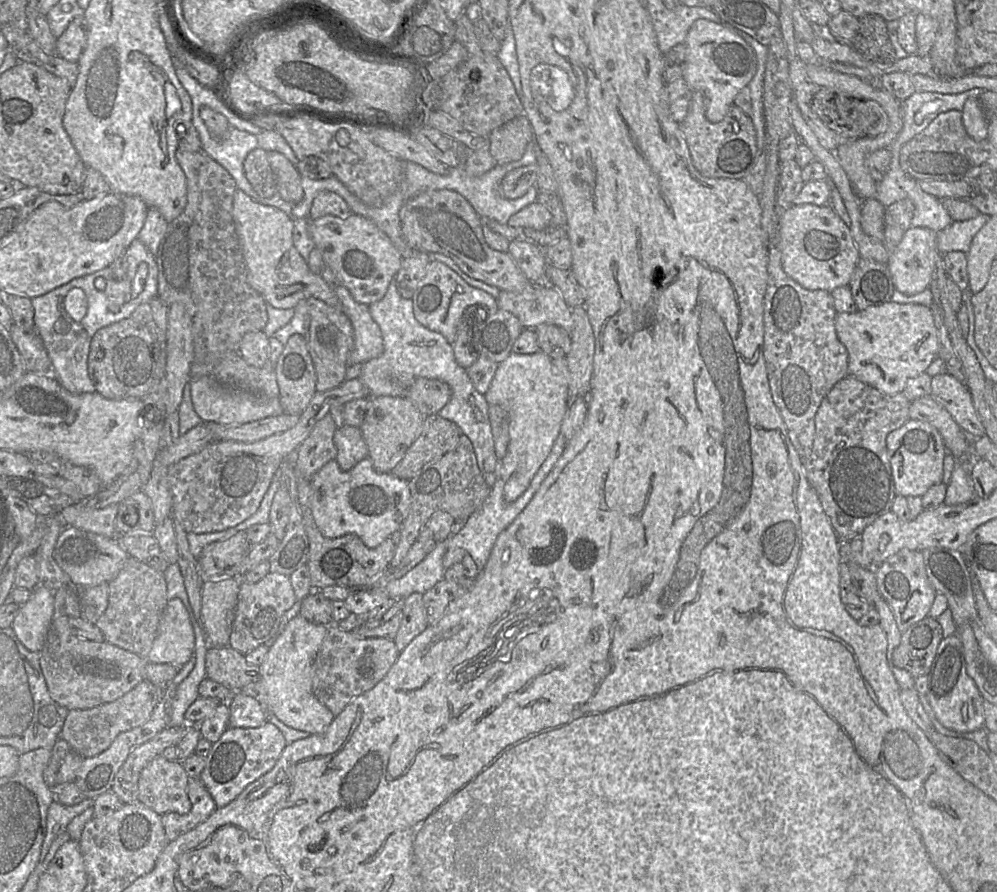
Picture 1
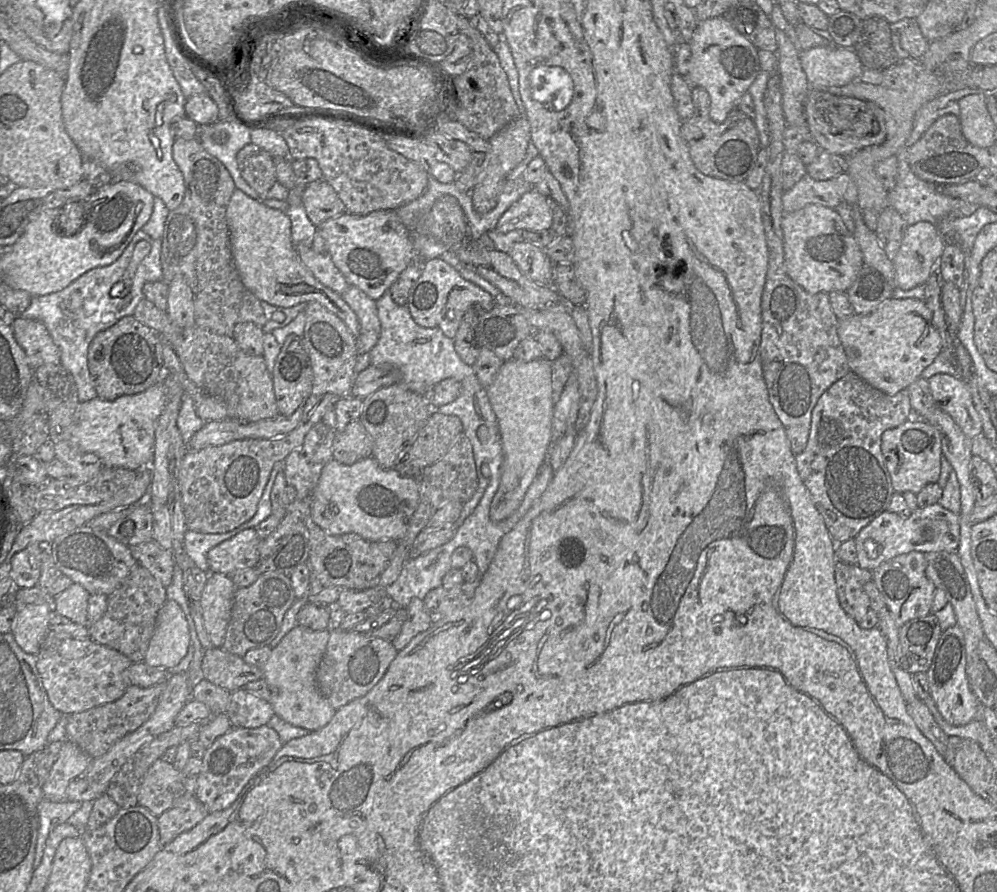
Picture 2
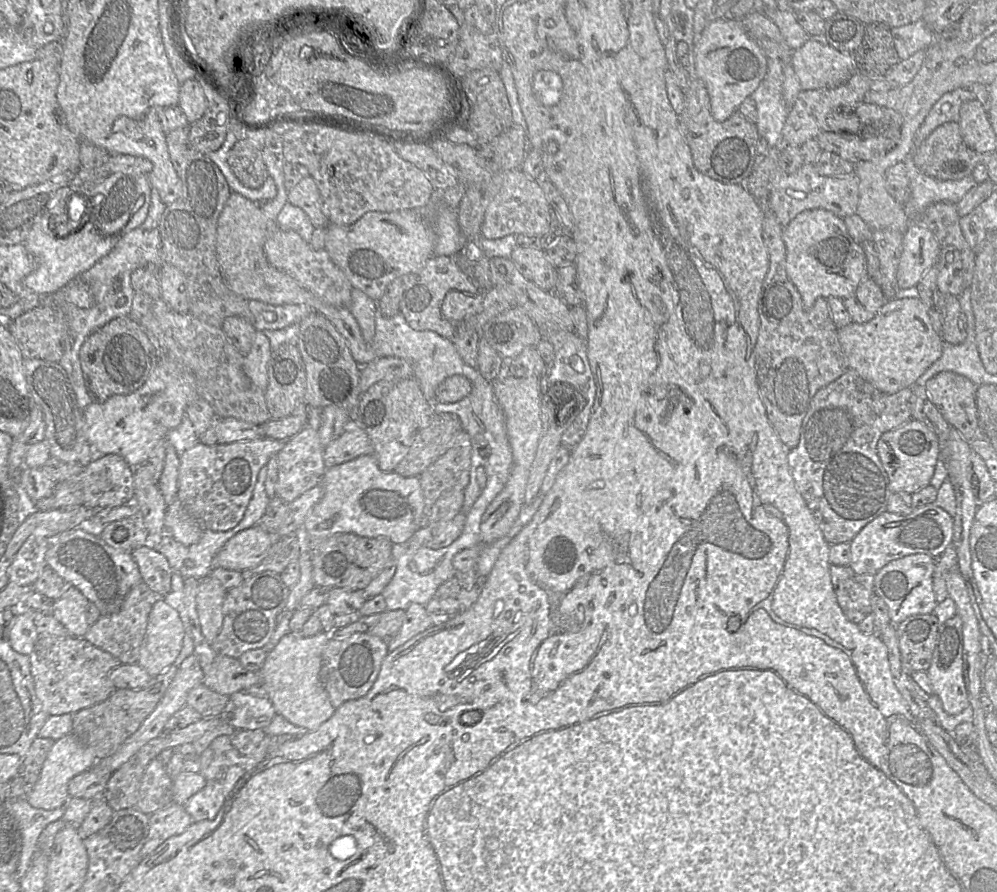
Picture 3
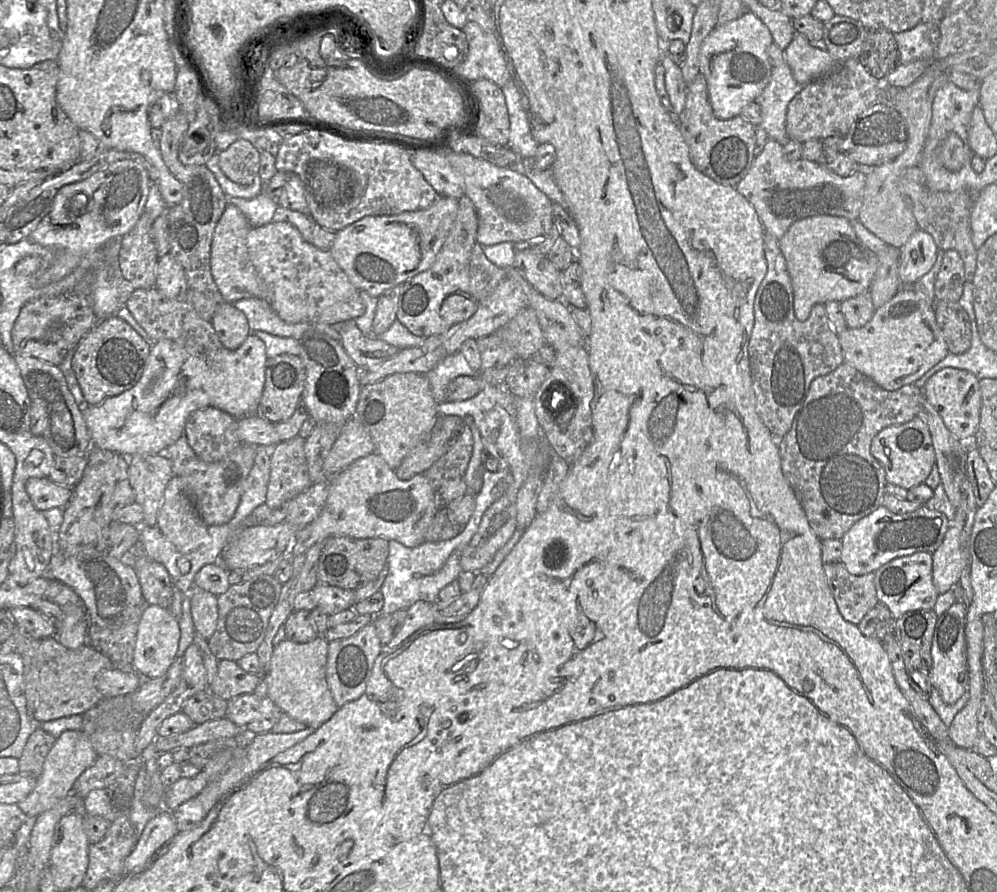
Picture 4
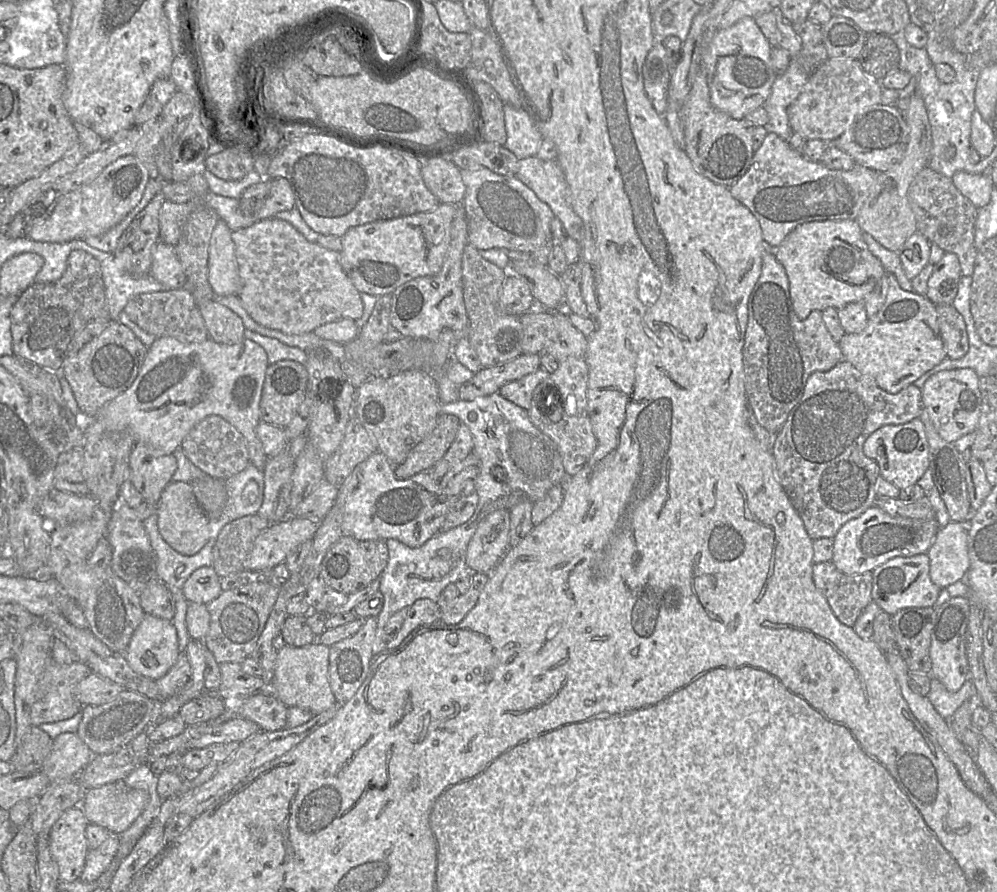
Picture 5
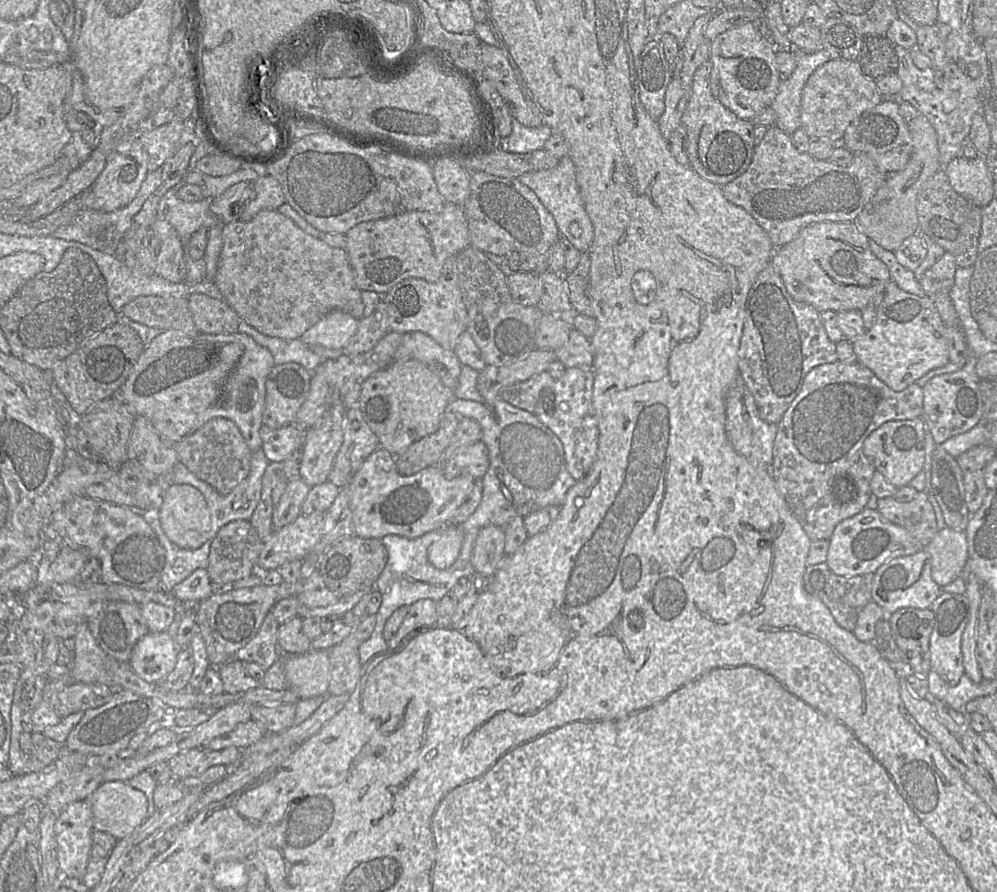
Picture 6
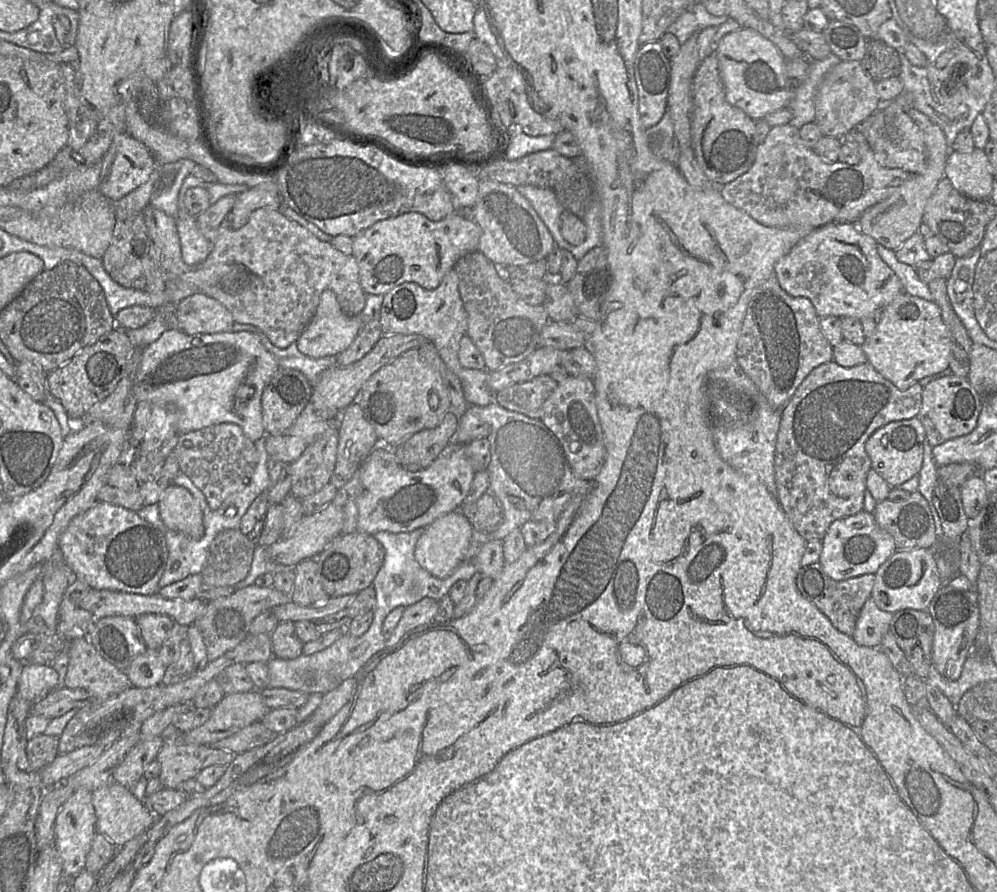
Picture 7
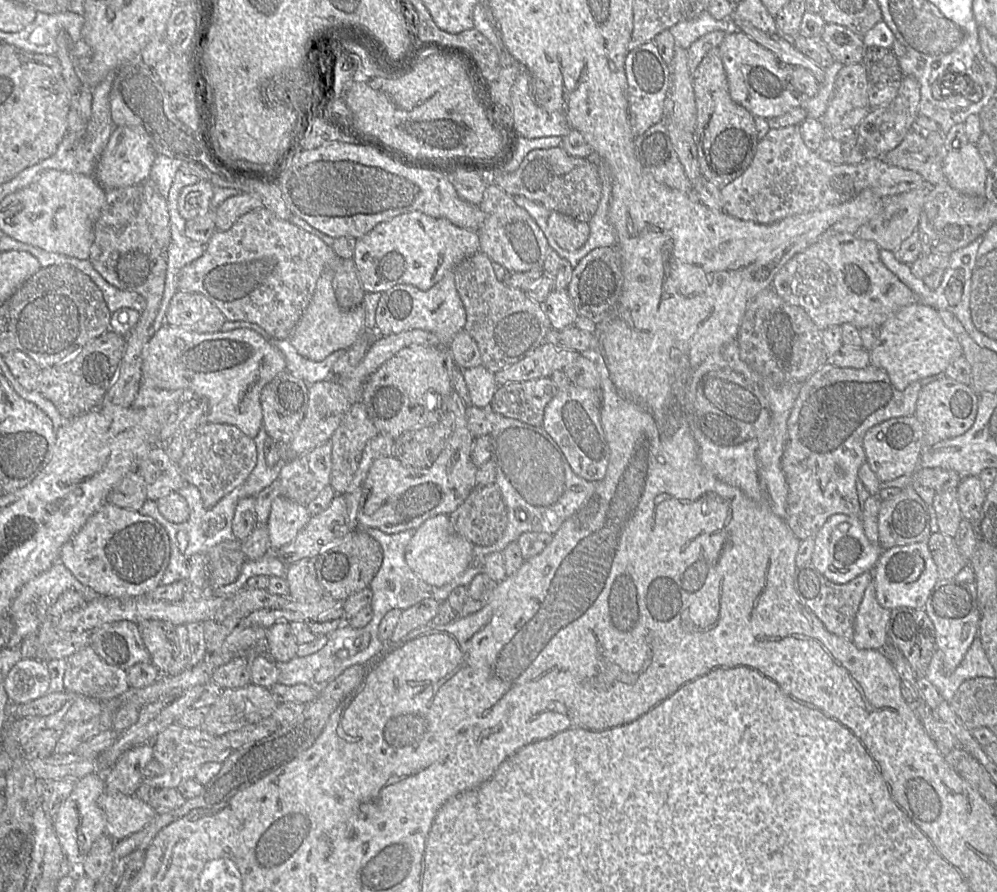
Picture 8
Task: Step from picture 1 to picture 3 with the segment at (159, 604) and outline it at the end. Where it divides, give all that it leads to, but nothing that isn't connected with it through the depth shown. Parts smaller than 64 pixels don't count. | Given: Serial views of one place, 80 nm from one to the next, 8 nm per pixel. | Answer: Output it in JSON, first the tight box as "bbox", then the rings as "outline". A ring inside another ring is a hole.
{"bbox":[83,581,164,664],"outline":[[[141,581],[128,592],[118,612],[100,616],[93,625],[89,626],[83,637],[97,648],[110,653],[121,664],[135,664],[139,659],[149,614],[155,602],[160,599],[164,598]]]}

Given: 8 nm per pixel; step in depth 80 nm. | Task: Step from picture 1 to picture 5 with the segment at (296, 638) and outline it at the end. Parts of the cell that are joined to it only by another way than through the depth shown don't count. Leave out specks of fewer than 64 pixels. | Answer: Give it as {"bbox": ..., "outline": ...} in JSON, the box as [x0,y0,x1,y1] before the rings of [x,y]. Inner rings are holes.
{"bbox":[271,640,336,716],"outline":[[[317,640],[300,648],[285,644],[277,652],[271,692],[288,708],[301,707],[309,710],[313,716],[331,708],[336,704],[336,698],[329,682],[329,653],[329,647]]]}

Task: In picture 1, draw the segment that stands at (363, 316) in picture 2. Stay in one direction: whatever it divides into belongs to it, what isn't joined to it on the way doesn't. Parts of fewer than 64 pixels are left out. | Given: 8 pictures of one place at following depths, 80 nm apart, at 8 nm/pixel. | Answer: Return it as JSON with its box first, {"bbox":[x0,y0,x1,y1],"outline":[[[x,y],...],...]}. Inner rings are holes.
{"bbox":[334,285,384,365],"outline":[[[342,285],[334,286],[334,290],[354,331],[354,344],[347,365],[363,364],[381,356],[384,350],[383,337],[379,325],[370,314],[369,305],[357,302]]]}

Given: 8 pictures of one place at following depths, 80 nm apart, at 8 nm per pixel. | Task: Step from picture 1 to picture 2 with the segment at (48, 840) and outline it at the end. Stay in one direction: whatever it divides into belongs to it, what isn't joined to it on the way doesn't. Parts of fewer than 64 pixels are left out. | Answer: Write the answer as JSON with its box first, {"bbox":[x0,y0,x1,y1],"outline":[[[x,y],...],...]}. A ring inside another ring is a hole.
{"bbox":[34,799,81,868],"outline":[[[42,799],[38,805],[39,827],[35,849],[34,868],[40,864],[45,843],[49,833],[56,826],[66,823],[79,809],[81,802],[64,800],[63,802],[50,802]]]}

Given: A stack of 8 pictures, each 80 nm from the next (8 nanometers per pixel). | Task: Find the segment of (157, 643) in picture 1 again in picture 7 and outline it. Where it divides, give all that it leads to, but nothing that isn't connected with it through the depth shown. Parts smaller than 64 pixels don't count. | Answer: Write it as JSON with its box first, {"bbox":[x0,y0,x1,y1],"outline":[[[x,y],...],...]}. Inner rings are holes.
{"bbox":[126,648,166,688],"outline":[[[147,648],[131,662],[126,673],[131,686],[148,688],[162,683],[166,668],[157,649]]]}

